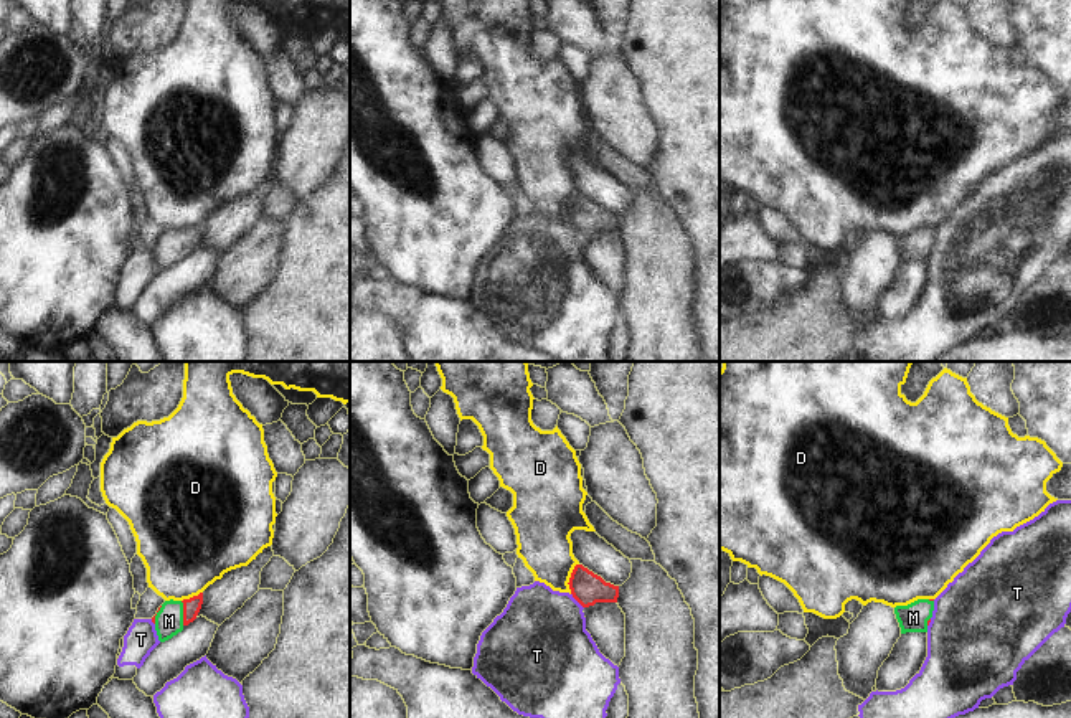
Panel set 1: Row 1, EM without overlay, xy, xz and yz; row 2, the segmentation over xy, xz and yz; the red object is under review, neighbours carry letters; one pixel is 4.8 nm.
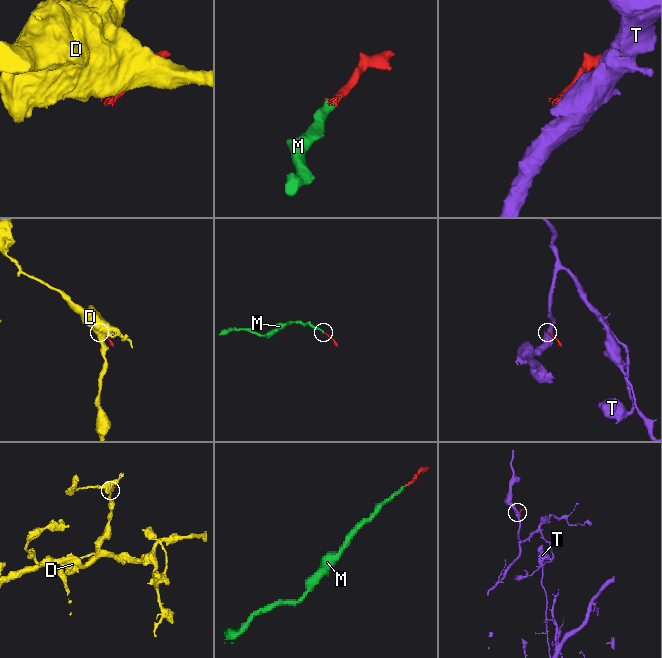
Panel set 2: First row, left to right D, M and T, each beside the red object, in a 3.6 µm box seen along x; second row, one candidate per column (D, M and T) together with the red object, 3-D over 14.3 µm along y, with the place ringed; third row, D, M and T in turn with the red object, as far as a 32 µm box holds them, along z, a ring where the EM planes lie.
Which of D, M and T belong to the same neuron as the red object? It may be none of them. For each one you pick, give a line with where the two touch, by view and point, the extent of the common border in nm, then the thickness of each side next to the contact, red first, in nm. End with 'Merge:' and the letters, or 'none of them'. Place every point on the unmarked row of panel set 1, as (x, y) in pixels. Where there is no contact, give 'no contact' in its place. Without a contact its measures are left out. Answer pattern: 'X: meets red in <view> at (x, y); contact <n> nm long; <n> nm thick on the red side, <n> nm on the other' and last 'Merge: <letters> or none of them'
M: meets red in xy at (184, 243); contact 120 nm long; 90 nm thick on the red side, 140 nm on the other
Merge: M

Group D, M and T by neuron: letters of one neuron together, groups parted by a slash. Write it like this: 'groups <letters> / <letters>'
groups D / M / T

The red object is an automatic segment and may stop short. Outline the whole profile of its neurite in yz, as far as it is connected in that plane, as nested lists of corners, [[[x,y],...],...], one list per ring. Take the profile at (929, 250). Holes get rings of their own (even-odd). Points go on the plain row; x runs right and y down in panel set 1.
[[[918,229],[908,236],[896,236],[894,244],[901,257],[901,264],[906,262],[927,262],[934,241],[934,229]]]

